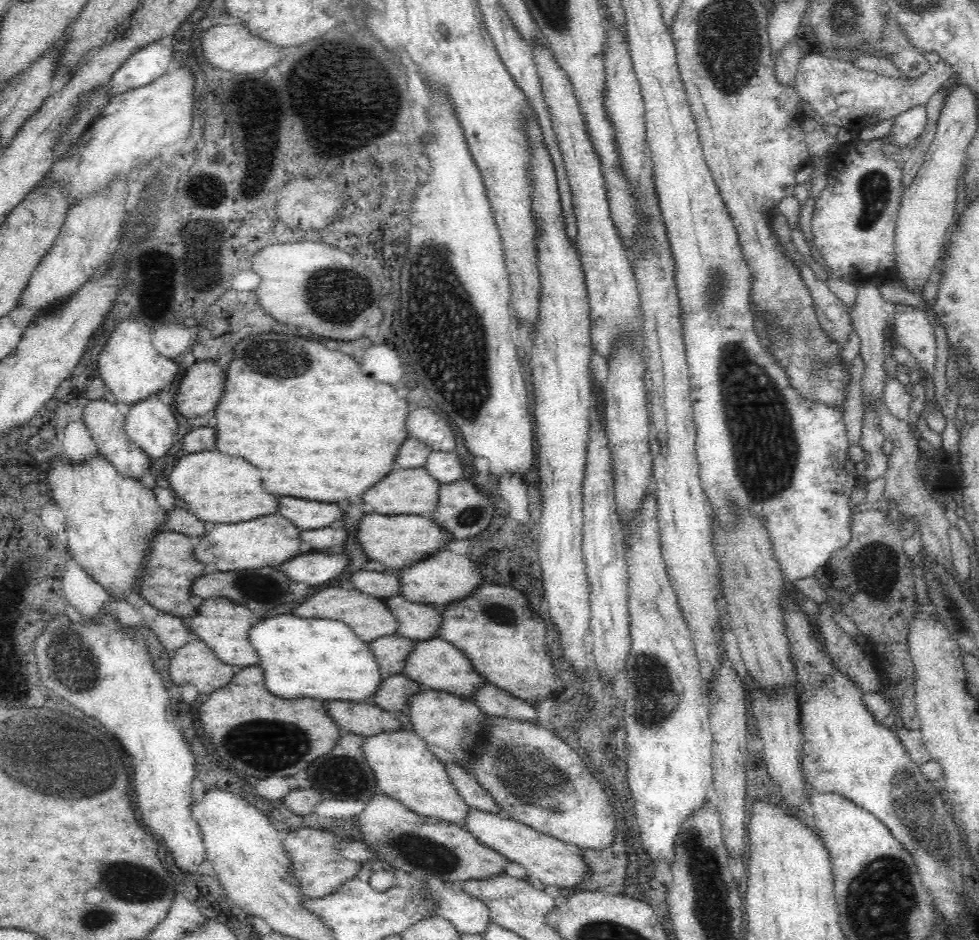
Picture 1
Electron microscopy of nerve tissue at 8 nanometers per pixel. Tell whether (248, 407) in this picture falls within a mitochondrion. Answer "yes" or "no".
no

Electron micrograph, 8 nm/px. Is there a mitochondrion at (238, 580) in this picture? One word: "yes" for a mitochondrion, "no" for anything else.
yes

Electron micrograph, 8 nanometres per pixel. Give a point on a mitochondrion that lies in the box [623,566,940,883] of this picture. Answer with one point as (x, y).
(655, 698)

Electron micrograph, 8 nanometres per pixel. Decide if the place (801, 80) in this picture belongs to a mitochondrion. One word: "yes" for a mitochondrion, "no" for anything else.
no

